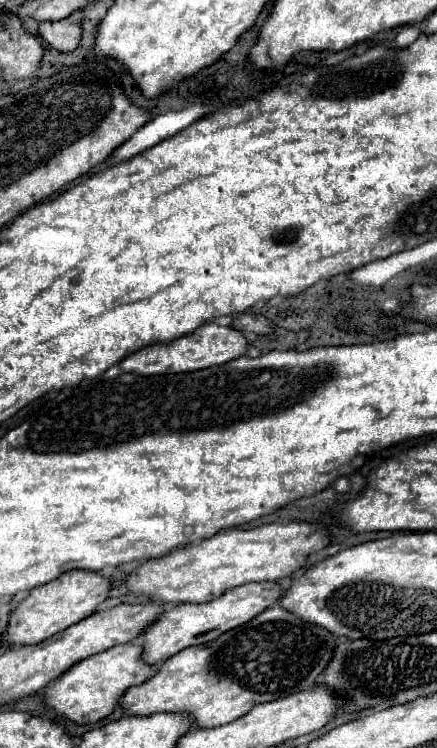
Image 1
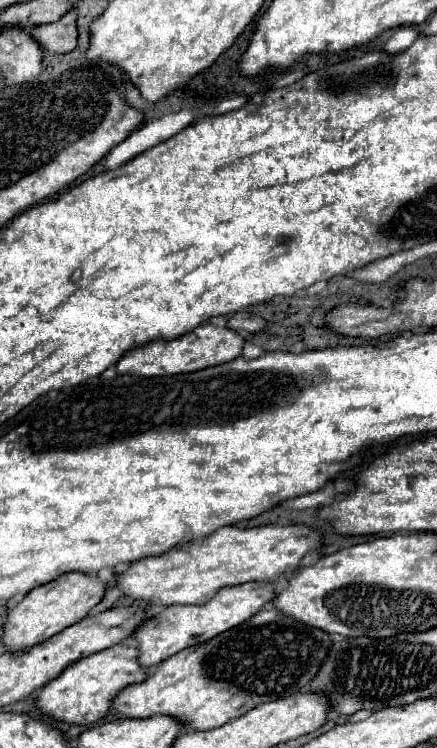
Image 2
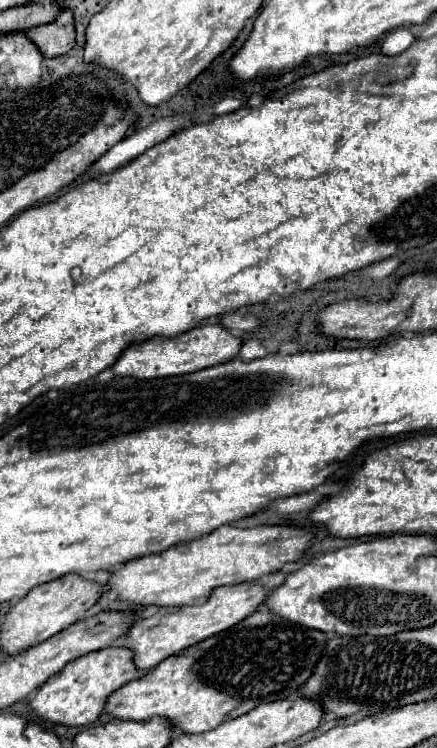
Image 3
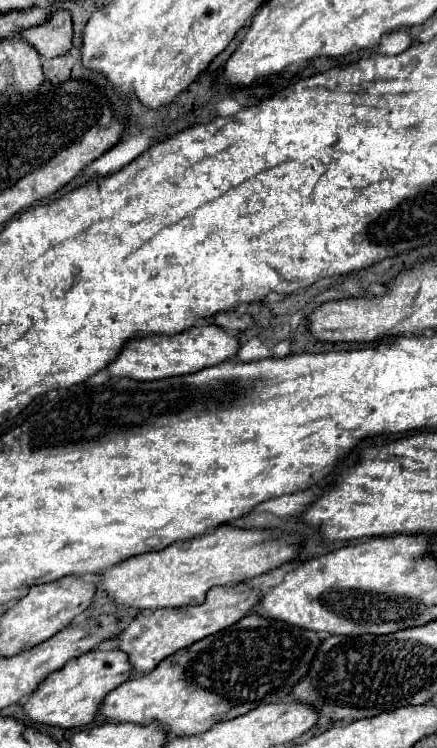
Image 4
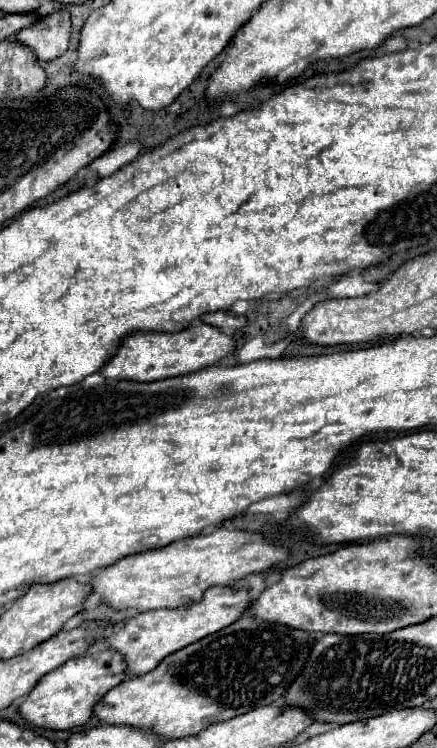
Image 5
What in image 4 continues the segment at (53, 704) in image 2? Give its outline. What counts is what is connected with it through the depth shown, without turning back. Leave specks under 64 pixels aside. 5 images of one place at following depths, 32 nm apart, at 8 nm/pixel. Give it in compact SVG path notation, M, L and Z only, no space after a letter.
M114 648L114 650L92 650L80 658L70 660L58 672L52 672L34 690L34 694L26 700L24 710L38 724L60 726L60 728L86 726L86 724L94 722L94 718L96 718L96 714L104 702L104 696L134 676L136 676L136 672L132 670L132 664L130 664L126 652L122 652L118 648Z

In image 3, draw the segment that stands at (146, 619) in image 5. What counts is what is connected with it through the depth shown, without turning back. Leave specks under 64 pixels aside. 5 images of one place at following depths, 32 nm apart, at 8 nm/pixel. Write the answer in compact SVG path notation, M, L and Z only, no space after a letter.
M244 582L238 586L220 586L214 590L208 602L200 606L174 606L174 608L160 608L156 614L138 620L128 636L124 638L130 650L134 650L134 662L138 670L152 670L156 664L160 664L164 658L194 646L196 642L202 642L218 632L224 632L250 614L258 610L260 604L264 604L268 598L268 590L260 584Z

